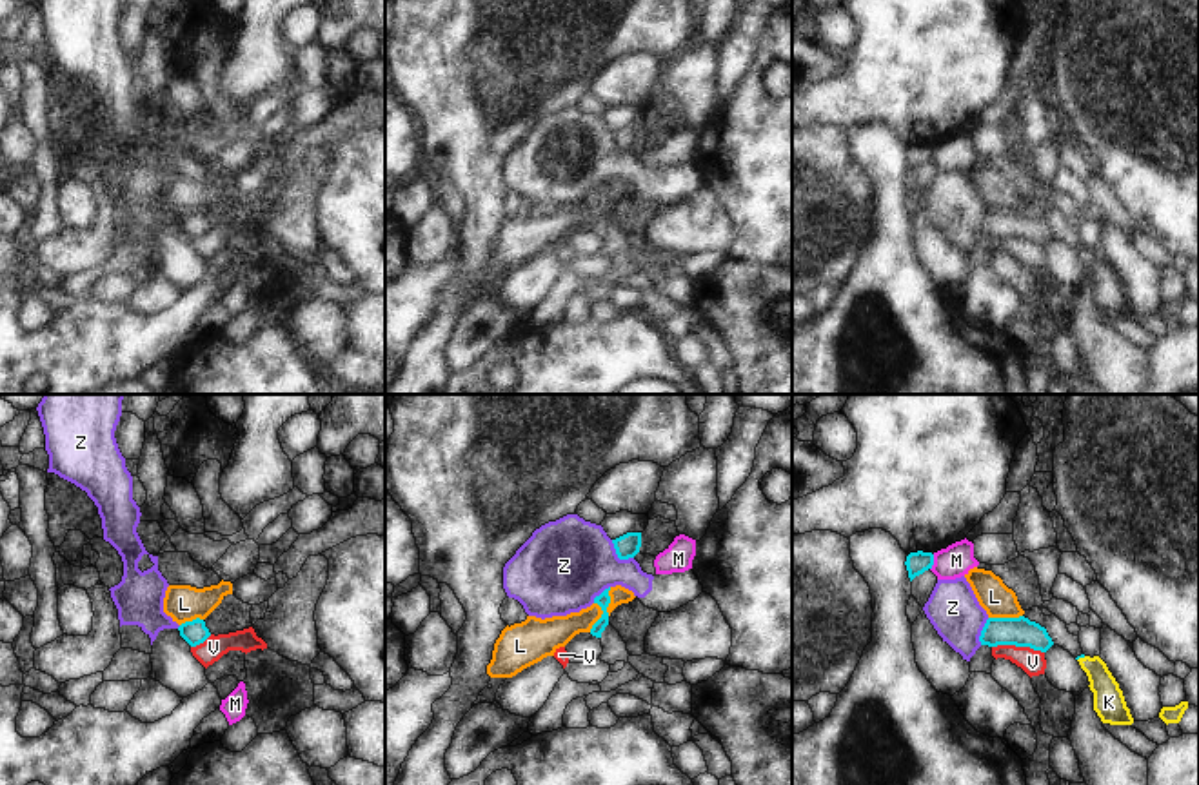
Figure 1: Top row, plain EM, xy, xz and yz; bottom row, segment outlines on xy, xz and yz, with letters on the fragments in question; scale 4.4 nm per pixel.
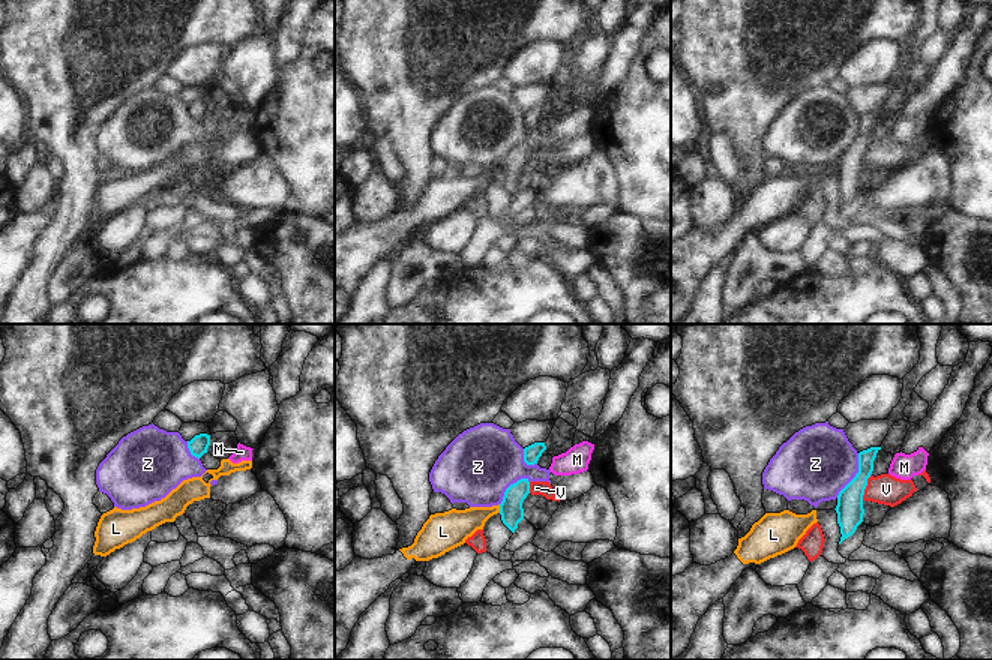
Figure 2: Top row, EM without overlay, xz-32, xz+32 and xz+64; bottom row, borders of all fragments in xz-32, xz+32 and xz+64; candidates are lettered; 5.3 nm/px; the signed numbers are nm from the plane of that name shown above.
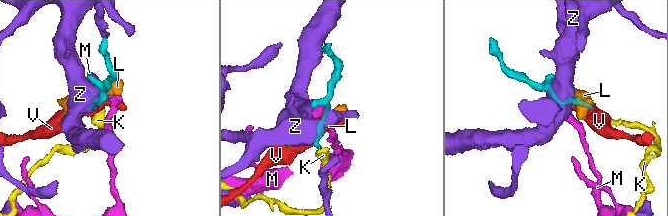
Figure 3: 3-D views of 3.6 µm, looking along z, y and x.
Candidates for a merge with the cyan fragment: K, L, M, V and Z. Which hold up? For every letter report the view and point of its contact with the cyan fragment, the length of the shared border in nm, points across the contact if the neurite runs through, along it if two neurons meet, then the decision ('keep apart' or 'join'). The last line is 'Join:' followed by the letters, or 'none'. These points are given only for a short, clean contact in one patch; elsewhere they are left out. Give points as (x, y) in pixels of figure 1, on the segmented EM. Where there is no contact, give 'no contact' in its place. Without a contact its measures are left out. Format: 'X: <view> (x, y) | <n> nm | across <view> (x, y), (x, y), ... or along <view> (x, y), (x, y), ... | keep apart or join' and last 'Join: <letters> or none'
K: yz (1081, 656) | 40 nm | across yz (1081, 655), (1081, 656), (1098, 673), (1109, 702) | join
L: xz (605, 609) | 220 nm | along xz (611, 587), (609, 606), (589, 631) | keep apart
M: yz (932, 562) | 70 nm | along yz (934, 555), (931, 569) | keep apart
V: yz (1018, 645) | 240 nm | along yz (992, 645), (1029, 645), (1043, 653) | keep apart
Z: xz (618, 556) | 130 nm | along xz (611, 540), (620, 558), (633, 558) | keep apart
Join: K

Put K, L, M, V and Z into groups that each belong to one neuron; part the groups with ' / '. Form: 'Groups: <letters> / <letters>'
Groups: K / L / M / V / Z

